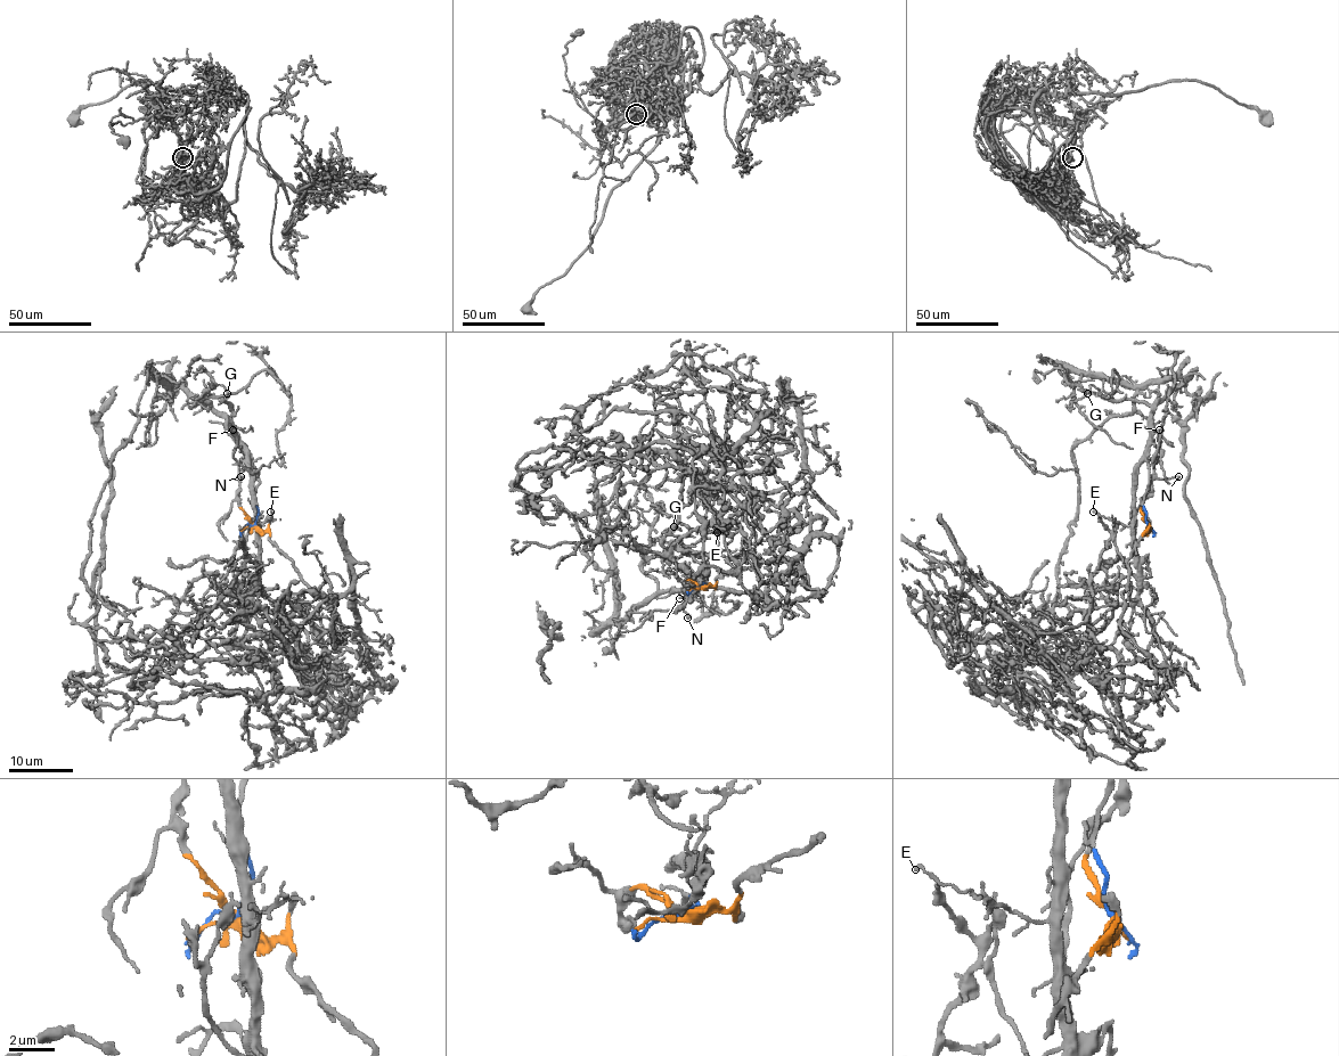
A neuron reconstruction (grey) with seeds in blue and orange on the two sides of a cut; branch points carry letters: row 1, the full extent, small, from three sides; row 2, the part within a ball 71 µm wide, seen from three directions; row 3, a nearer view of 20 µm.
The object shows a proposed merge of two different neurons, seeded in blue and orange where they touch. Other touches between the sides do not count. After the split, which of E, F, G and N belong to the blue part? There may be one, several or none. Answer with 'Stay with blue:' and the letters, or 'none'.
Stay with blue: E, G

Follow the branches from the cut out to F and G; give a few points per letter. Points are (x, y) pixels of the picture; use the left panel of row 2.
F: (251, 525), (236, 494), (243, 442), (233, 430)
G: (251, 525), (255, 521), (259, 477), (247, 448), (209, 402), (194, 400), (202, 400), (219, 384), (227, 393)

